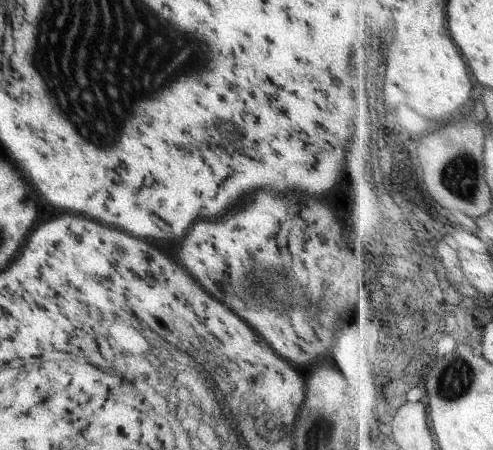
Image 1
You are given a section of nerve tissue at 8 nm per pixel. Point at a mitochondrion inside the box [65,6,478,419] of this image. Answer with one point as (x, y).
(454, 382)

